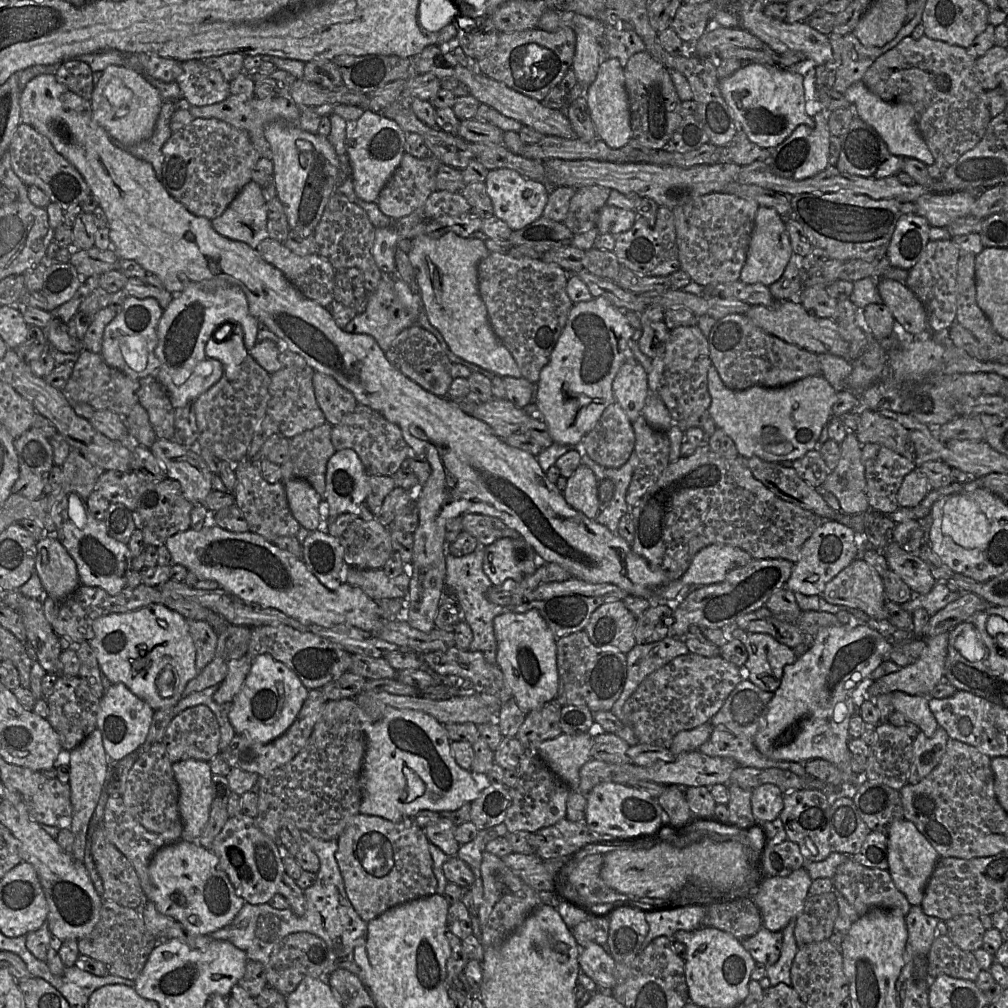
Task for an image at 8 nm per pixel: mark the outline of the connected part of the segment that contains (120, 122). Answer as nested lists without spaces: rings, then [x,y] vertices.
[[[110,65],[95,73],[90,99],[94,119],[123,144],[135,144],[150,138],[156,127],[163,99],[160,91],[138,71],[123,65]]]

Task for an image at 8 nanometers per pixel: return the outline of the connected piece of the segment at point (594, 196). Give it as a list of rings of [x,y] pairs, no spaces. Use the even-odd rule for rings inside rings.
[[[600,186],[576,189],[563,224],[573,234],[582,234],[595,228],[599,211],[606,205],[610,192],[611,189]]]

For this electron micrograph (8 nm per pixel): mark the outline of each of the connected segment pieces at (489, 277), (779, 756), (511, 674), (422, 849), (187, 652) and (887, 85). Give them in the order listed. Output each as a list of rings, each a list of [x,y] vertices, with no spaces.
[[[490,252],[479,262],[477,269],[479,293],[486,305],[494,333],[512,354],[522,377],[531,383],[538,383],[541,370],[548,364],[574,305],[566,291],[570,273],[555,263],[546,263],[528,257],[516,258],[497,252]]]
[[[867,624],[821,627],[810,648],[784,667],[781,684],[768,703],[763,728],[755,737],[759,752],[772,760],[829,761],[840,770],[848,788],[854,789],[860,777],[851,766],[849,722],[863,701],[864,685],[892,648],[891,640]]]
[[[535,609],[523,613],[505,611],[494,618],[493,626],[497,640],[497,665],[503,672],[505,680],[511,690],[511,695],[520,709],[526,714],[553,701],[557,695],[559,683],[557,639],[540,613]]]
[[[357,814],[337,838],[335,854],[349,900],[366,922],[405,902],[436,894],[438,881],[433,873],[429,839],[414,819],[392,822],[379,816]]]
[[[151,604],[131,612],[102,616],[96,619],[93,623],[93,631],[94,637],[89,641],[89,645],[93,648],[97,656],[102,673],[112,683],[124,684],[134,694],[147,702],[155,711],[176,706],[182,699],[182,694],[187,684],[199,674],[199,670],[196,667],[196,648],[189,630],[188,620],[180,613],[166,607],[165,605]]]
[[[926,35],[920,39],[908,36],[897,46],[879,56],[864,74],[864,84],[882,100],[889,103],[906,102],[913,105],[917,113],[919,131],[938,168],[948,168],[961,155],[974,148],[985,135],[992,119],[988,91],[980,85],[975,76],[976,59],[977,57],[972,55],[969,49],[930,39]]]

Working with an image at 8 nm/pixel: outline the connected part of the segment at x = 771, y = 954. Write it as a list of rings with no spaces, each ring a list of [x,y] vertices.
[[[761,927],[755,935],[743,939],[741,943],[759,965],[768,967],[775,964],[780,957],[782,938],[782,932]]]

